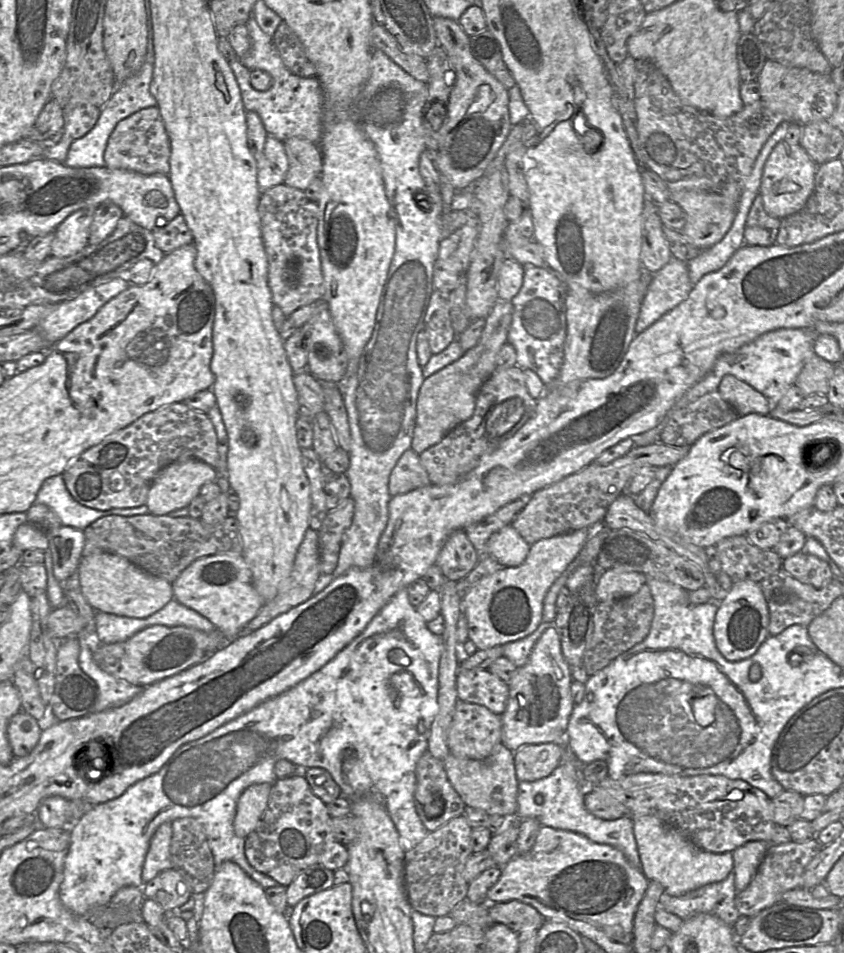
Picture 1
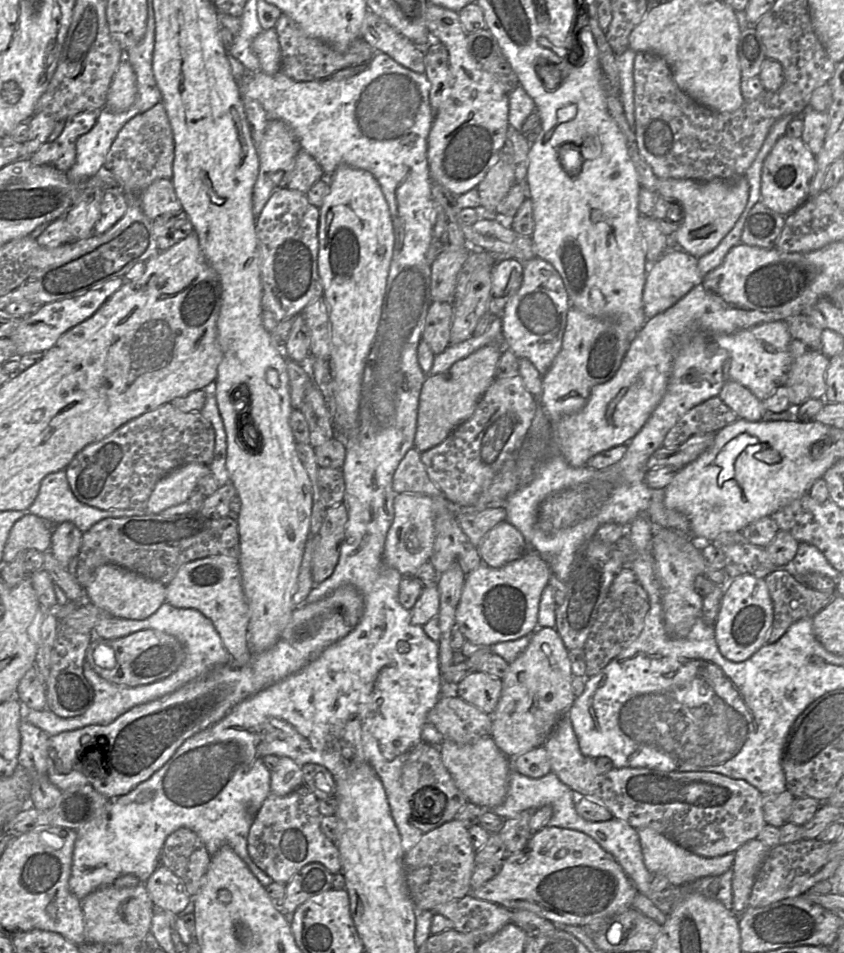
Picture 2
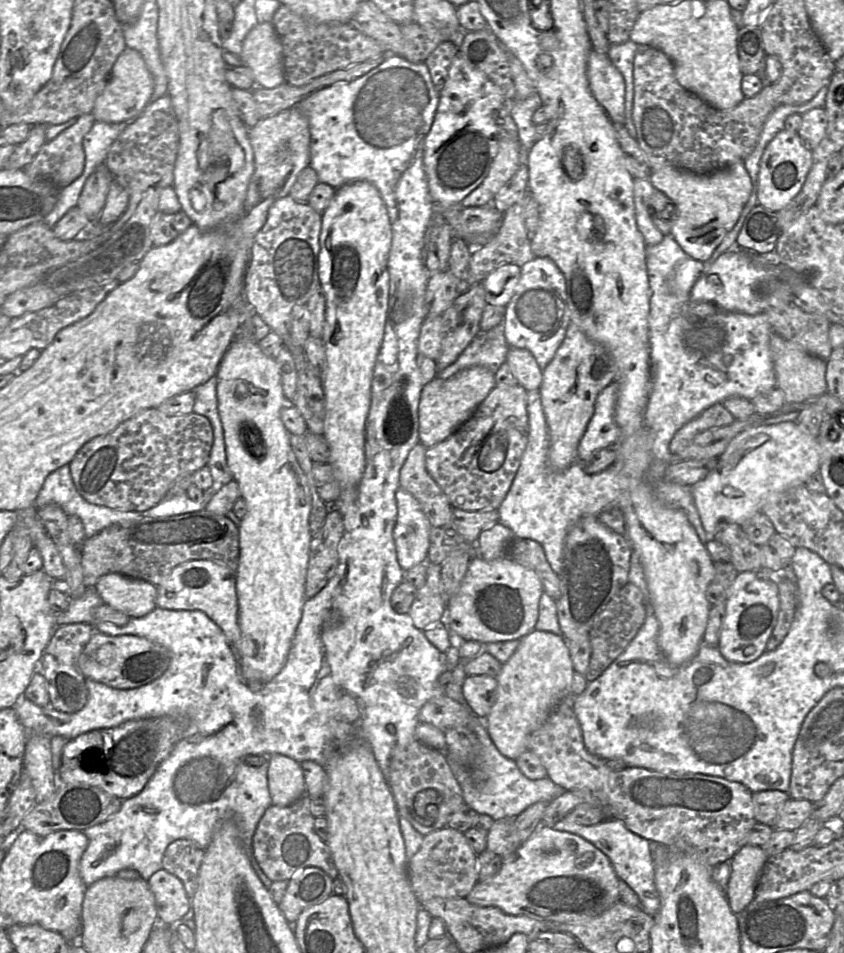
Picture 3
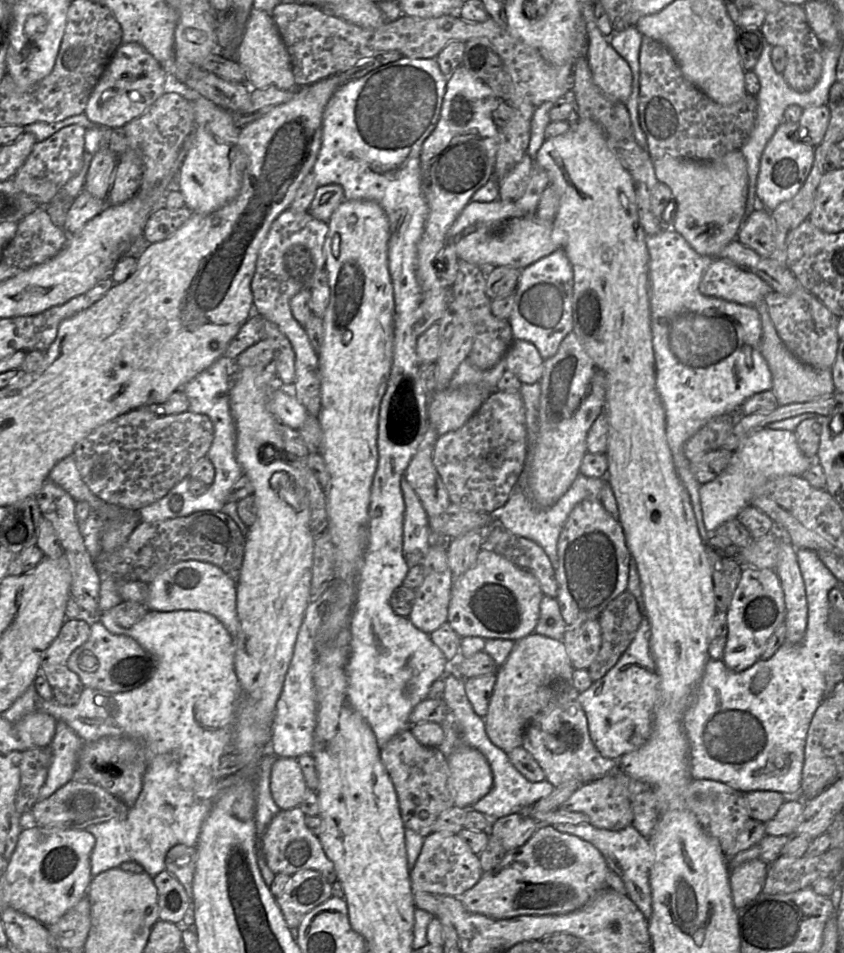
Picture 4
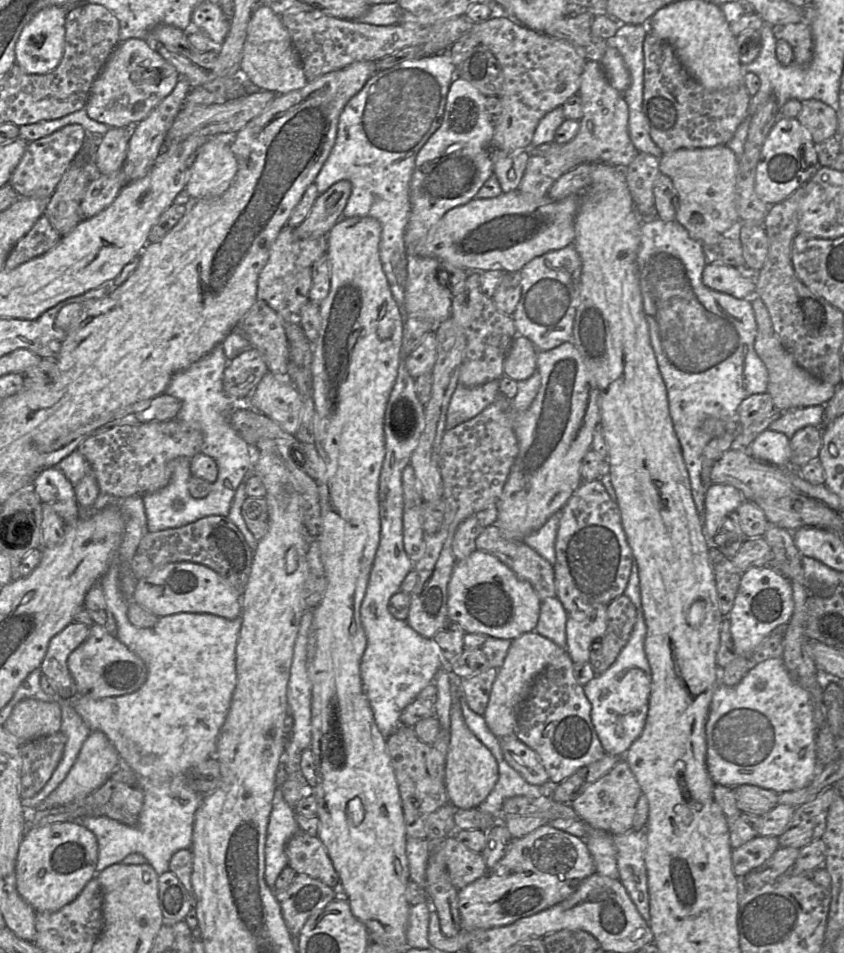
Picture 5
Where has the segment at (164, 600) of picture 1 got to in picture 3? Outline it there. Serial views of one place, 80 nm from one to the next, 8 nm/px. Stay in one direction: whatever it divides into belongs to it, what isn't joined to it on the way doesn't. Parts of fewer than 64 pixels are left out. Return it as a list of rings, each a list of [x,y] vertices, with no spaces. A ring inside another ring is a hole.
[[[108,573],[94,588],[104,604],[131,618],[143,617],[156,608],[157,586],[145,580]]]

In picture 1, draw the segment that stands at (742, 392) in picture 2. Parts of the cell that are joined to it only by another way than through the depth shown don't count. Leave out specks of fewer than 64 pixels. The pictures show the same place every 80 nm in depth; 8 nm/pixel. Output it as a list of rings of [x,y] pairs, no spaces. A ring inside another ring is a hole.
[[[732,375],[723,377],[717,391],[739,416],[748,414],[770,416],[773,403],[750,385]]]

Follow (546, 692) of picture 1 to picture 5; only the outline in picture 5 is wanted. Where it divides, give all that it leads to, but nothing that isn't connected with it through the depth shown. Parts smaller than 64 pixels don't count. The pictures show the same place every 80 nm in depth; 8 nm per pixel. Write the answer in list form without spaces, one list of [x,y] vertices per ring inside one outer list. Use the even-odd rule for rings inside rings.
[[[534,631],[512,640],[502,666],[497,669],[489,702],[483,715],[489,730],[498,739],[514,736],[519,710],[529,696],[534,680],[548,664],[565,651],[566,649]]]

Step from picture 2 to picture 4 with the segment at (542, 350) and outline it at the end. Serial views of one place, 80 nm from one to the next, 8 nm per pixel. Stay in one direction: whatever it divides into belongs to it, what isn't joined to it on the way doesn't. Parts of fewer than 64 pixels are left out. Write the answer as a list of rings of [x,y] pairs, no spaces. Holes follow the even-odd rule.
[[[563,249],[555,250],[520,271],[508,321],[513,338],[531,342],[543,360],[554,356],[562,340],[573,330],[573,285],[573,269]]]

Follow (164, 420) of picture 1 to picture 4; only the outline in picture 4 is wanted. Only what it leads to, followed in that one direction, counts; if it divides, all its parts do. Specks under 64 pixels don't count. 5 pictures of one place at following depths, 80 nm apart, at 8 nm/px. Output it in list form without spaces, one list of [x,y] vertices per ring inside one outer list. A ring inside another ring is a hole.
[[[135,409],[95,429],[76,445],[73,455],[94,495],[125,511],[139,511],[189,476],[193,465],[207,456],[213,437],[213,423],[204,414],[186,411],[160,416]]]

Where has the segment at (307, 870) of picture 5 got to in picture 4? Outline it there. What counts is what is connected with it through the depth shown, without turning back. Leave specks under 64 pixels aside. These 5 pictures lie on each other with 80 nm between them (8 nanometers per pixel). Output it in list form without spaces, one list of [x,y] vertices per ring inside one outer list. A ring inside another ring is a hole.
[[[300,807],[281,810],[273,817],[260,841],[267,865],[275,874],[294,875],[302,870],[317,870],[333,884],[338,880],[334,864],[327,857],[318,836],[306,825],[305,819],[306,814]]]

